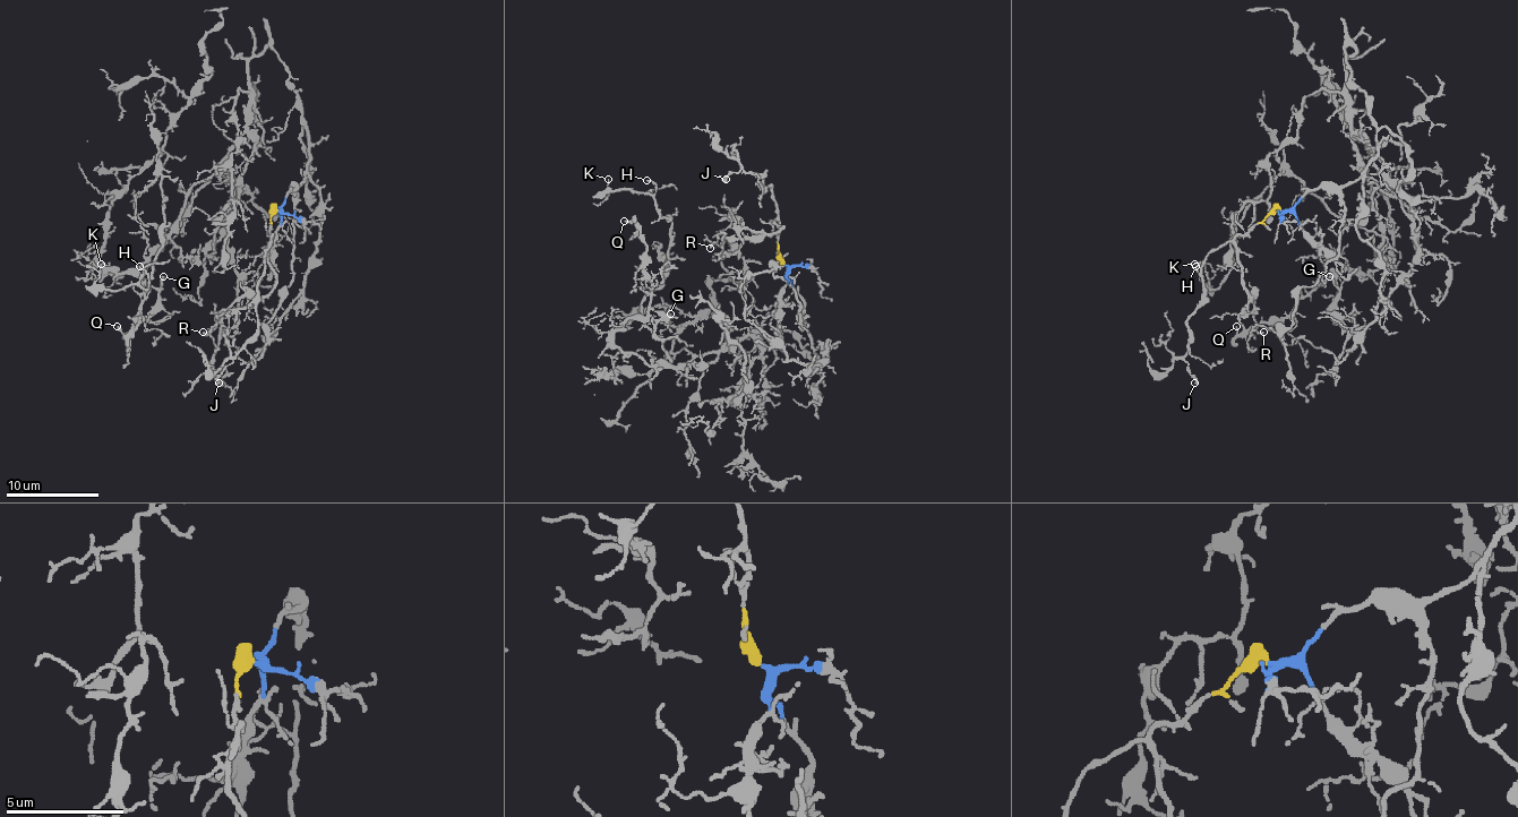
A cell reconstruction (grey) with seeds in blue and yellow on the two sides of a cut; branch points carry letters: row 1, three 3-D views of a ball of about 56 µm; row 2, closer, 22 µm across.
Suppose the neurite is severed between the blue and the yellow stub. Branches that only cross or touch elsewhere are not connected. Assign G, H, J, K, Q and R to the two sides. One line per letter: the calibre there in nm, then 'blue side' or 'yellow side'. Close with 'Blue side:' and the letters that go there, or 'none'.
G: 150 nm thick; blue side
H: 130 nm thick; blue side
J: 180 nm thick; yellow side
K: 100 nm thick; blue side
Q: 150 nm thick; blue side
R: 120 nm thick; yellow side
Blue side: G, H, K, Q

